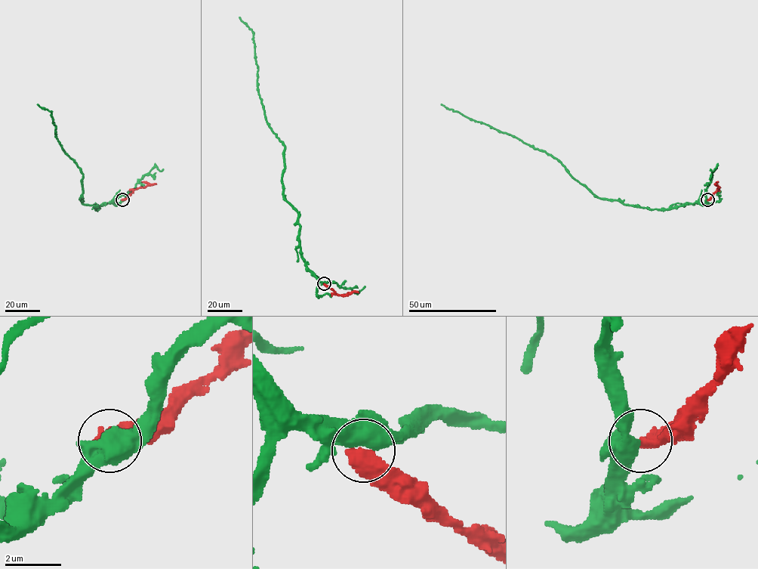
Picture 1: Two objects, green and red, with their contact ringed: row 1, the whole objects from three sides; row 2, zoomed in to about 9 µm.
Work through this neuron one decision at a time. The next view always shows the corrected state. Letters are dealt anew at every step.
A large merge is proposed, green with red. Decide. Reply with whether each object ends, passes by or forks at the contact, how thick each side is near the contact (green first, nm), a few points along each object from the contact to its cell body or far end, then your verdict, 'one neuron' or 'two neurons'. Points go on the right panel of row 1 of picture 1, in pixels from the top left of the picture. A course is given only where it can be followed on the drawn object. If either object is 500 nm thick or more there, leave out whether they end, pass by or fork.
480 nm thick on the green side, 600 nm on the other; green runs (707, 200), (704, 205), (685, 203), (673, 208), (648, 209), (601, 199), (575, 180), (549, 154), (441, 104); red runs (707, 199), (718, 189), (718, 181); two neurons

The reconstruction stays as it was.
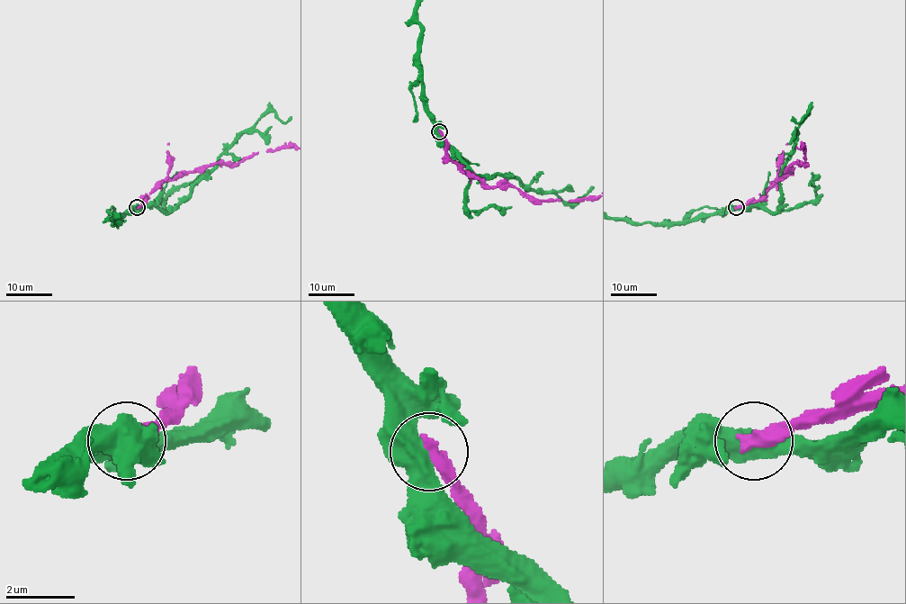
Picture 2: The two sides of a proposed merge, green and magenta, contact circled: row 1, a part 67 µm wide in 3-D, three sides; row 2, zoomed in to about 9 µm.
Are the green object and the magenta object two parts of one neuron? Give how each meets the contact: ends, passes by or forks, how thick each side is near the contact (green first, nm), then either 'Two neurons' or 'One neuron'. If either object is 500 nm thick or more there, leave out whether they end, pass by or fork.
Thickness 550 nm (green) against 440 nm. Two neurons

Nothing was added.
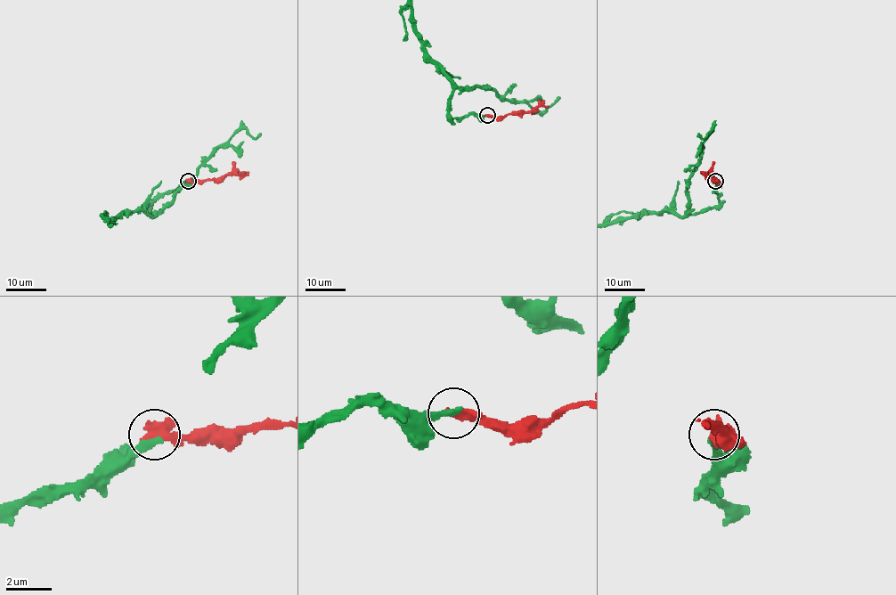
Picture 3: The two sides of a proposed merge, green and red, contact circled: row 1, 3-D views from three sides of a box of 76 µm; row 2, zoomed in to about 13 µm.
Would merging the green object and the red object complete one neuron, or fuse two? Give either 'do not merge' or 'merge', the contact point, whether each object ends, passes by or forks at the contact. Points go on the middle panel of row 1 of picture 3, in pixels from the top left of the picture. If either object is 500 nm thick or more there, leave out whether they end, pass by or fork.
merge; place (487, 115)

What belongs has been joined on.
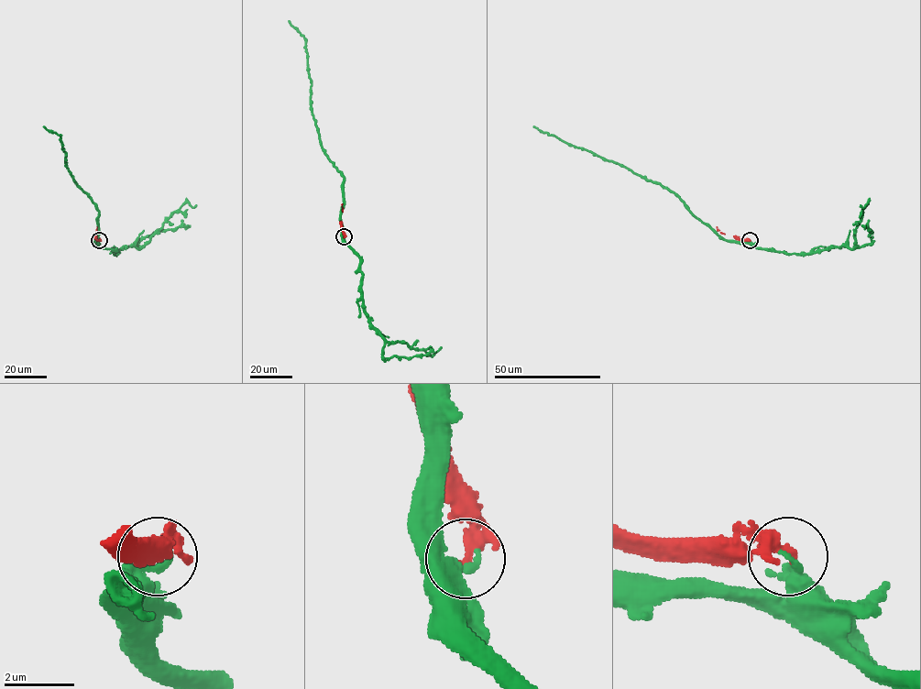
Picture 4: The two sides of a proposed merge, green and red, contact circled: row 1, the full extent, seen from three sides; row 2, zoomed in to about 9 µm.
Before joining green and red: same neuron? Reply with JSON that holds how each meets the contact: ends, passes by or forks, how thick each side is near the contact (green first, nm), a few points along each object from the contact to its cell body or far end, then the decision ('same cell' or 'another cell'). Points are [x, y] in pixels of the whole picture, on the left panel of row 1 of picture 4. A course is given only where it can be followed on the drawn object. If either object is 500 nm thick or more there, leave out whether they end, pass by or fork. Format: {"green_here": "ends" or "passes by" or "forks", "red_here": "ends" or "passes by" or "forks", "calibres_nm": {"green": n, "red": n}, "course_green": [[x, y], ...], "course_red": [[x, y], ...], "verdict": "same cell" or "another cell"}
{"green_here": "ends", "red_here": "passes by", "calibres_nm": {"green": 300, "red": 280}, "course_green": [[99, 240], [95, 240], [98, 234], [96, 204], [74, 180], [67, 168], [60, 136], [43, 126]], "course_red": [[99, 240], [96, 238], [97, 226]], "verdict": "another cell"}

